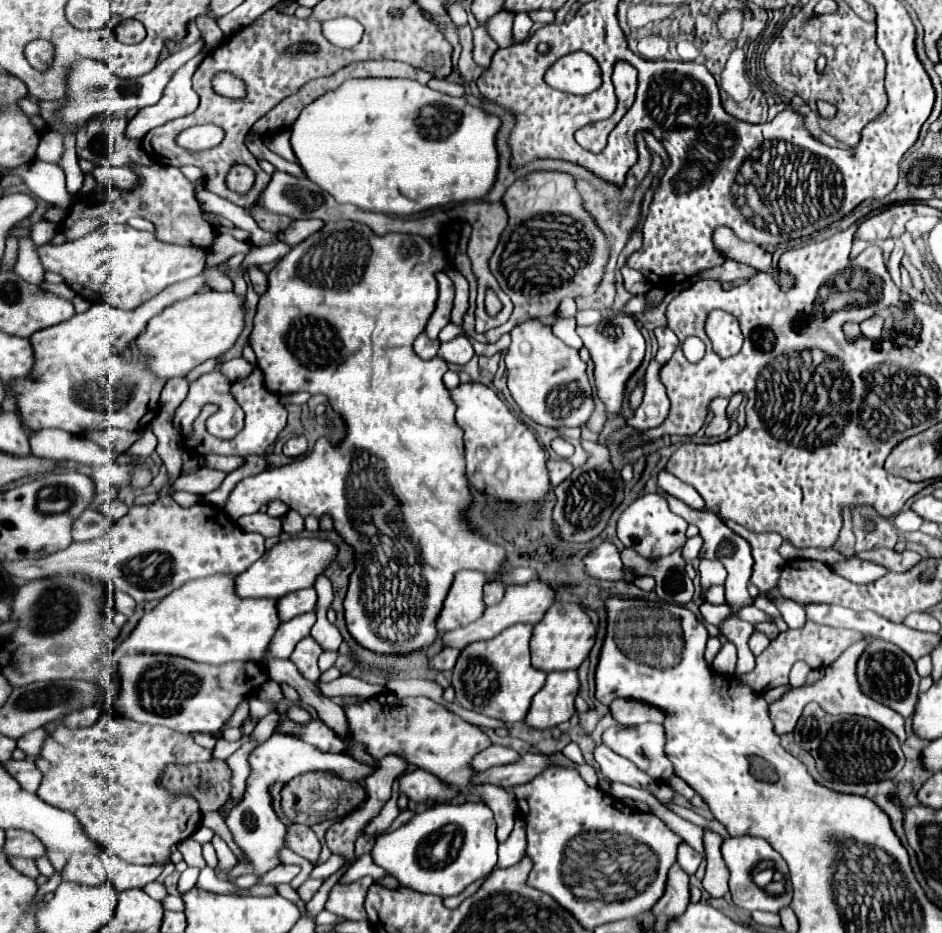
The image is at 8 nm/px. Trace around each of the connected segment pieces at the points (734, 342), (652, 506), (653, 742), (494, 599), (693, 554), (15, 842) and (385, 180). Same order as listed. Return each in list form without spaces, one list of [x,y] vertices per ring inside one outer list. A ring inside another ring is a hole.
[[[713,310],[705,320],[705,332],[711,340],[715,354],[721,358],[731,357],[741,350],[744,337],[739,322],[727,312]]]
[[[645,494],[637,498],[631,506],[627,506],[627,510],[621,514],[617,522],[619,540],[627,548],[633,548],[643,558],[661,558],[681,548],[687,540],[685,530],[687,530],[687,522],[669,510],[667,500],[661,494]]]
[[[617,724],[605,730],[603,744],[615,750],[619,756],[631,760],[655,782],[667,784],[675,776],[673,764],[665,754],[665,728],[659,724]]]
[[[489,582],[485,586],[485,604],[493,606],[493,604],[501,602],[503,594],[505,594],[505,586],[501,582]]]
[[[699,534],[693,536],[693,538],[689,538],[687,544],[685,544],[685,548],[683,548],[683,558],[685,558],[687,562],[695,560],[695,558],[699,556],[699,552],[701,552],[701,546],[703,546],[703,538],[701,538]]]
[[[5,830],[5,854],[7,856],[25,856],[25,858],[39,858],[45,854],[43,842],[31,832],[25,830]]]
[[[359,78],[359,80],[347,80],[339,90],[333,90],[331,94],[325,94],[323,98],[315,100],[303,114],[297,118],[295,126],[291,128],[291,146],[297,156],[297,162],[305,170],[307,178],[311,178],[315,184],[319,184],[323,190],[327,190],[337,202],[349,202],[355,204],[363,210],[371,212],[385,212],[385,214],[397,214],[397,216],[407,216],[407,214],[419,214],[437,206],[445,204],[461,204],[469,200],[481,200],[495,184],[497,170],[499,170],[499,152],[497,152],[497,132],[501,128],[501,120],[495,114],[487,114],[481,108],[471,106],[465,98],[453,98],[435,90],[429,86],[421,86],[415,80],[407,78]]]

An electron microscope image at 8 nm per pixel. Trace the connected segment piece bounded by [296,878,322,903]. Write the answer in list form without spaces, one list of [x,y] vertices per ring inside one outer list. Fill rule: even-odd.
[[[308,878],[297,890],[296,892],[301,896],[301,899],[307,903],[314,894],[322,886],[322,879],[312,879]]]

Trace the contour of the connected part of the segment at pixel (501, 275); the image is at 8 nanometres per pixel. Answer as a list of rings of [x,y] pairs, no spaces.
[[[541,170],[515,180],[501,198],[509,222],[497,250],[489,258],[489,270],[509,294],[515,308],[511,318],[497,328],[493,342],[527,318],[553,316],[563,298],[593,294],[609,260],[609,244],[597,220],[585,210],[575,178],[565,172]]]

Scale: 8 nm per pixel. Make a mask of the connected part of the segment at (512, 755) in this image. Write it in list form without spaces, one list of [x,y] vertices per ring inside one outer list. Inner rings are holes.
[[[489,746],[489,748],[485,748],[483,752],[479,752],[469,766],[471,766],[475,772],[479,772],[479,770],[487,770],[487,768],[491,768],[491,766],[511,764],[511,762],[515,762],[515,760],[519,760],[519,754],[517,754],[515,750],[505,748],[505,746]]]

